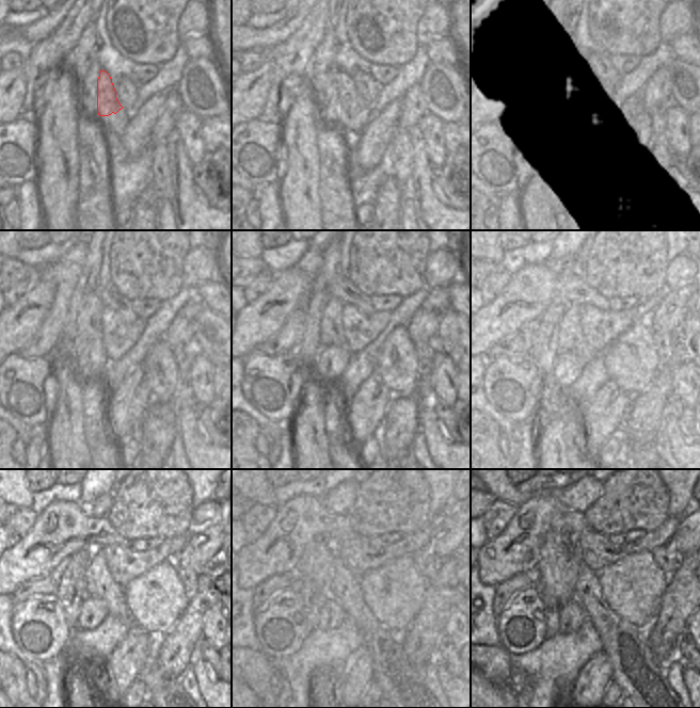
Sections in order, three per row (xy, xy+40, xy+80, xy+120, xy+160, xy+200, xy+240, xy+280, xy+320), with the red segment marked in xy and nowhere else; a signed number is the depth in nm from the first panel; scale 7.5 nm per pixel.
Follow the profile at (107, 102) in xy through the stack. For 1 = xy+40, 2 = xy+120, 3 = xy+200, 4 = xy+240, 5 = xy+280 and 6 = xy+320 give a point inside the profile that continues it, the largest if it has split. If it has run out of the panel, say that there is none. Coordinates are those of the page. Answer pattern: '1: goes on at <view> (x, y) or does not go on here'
1: goes on at xy+40 (350, 101)
2: goes on at xy+120 (114, 328)
3: goes on at xy+200 (594, 323)
4: goes on at xy+240 (116, 561)
5: goes on at xy+280 (351, 547)
6: goes on at xy+320 (597, 550)

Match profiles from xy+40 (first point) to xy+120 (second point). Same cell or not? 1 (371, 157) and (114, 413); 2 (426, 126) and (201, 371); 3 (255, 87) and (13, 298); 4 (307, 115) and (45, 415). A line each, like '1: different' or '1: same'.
1: same
2: same
3: different
4: different

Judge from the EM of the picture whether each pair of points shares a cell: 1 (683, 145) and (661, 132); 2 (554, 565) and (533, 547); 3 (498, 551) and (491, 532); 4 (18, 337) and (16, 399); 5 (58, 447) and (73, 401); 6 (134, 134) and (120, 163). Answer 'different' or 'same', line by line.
1: different
2: different
3: different
4: different
5: same
6: different

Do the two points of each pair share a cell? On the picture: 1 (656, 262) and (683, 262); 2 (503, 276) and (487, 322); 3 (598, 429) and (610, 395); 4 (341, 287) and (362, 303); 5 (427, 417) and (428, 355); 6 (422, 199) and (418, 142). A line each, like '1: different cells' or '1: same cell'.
1: different cells
2: different cells
3: same cell
4: same cell
5: same cell
6: same cell

